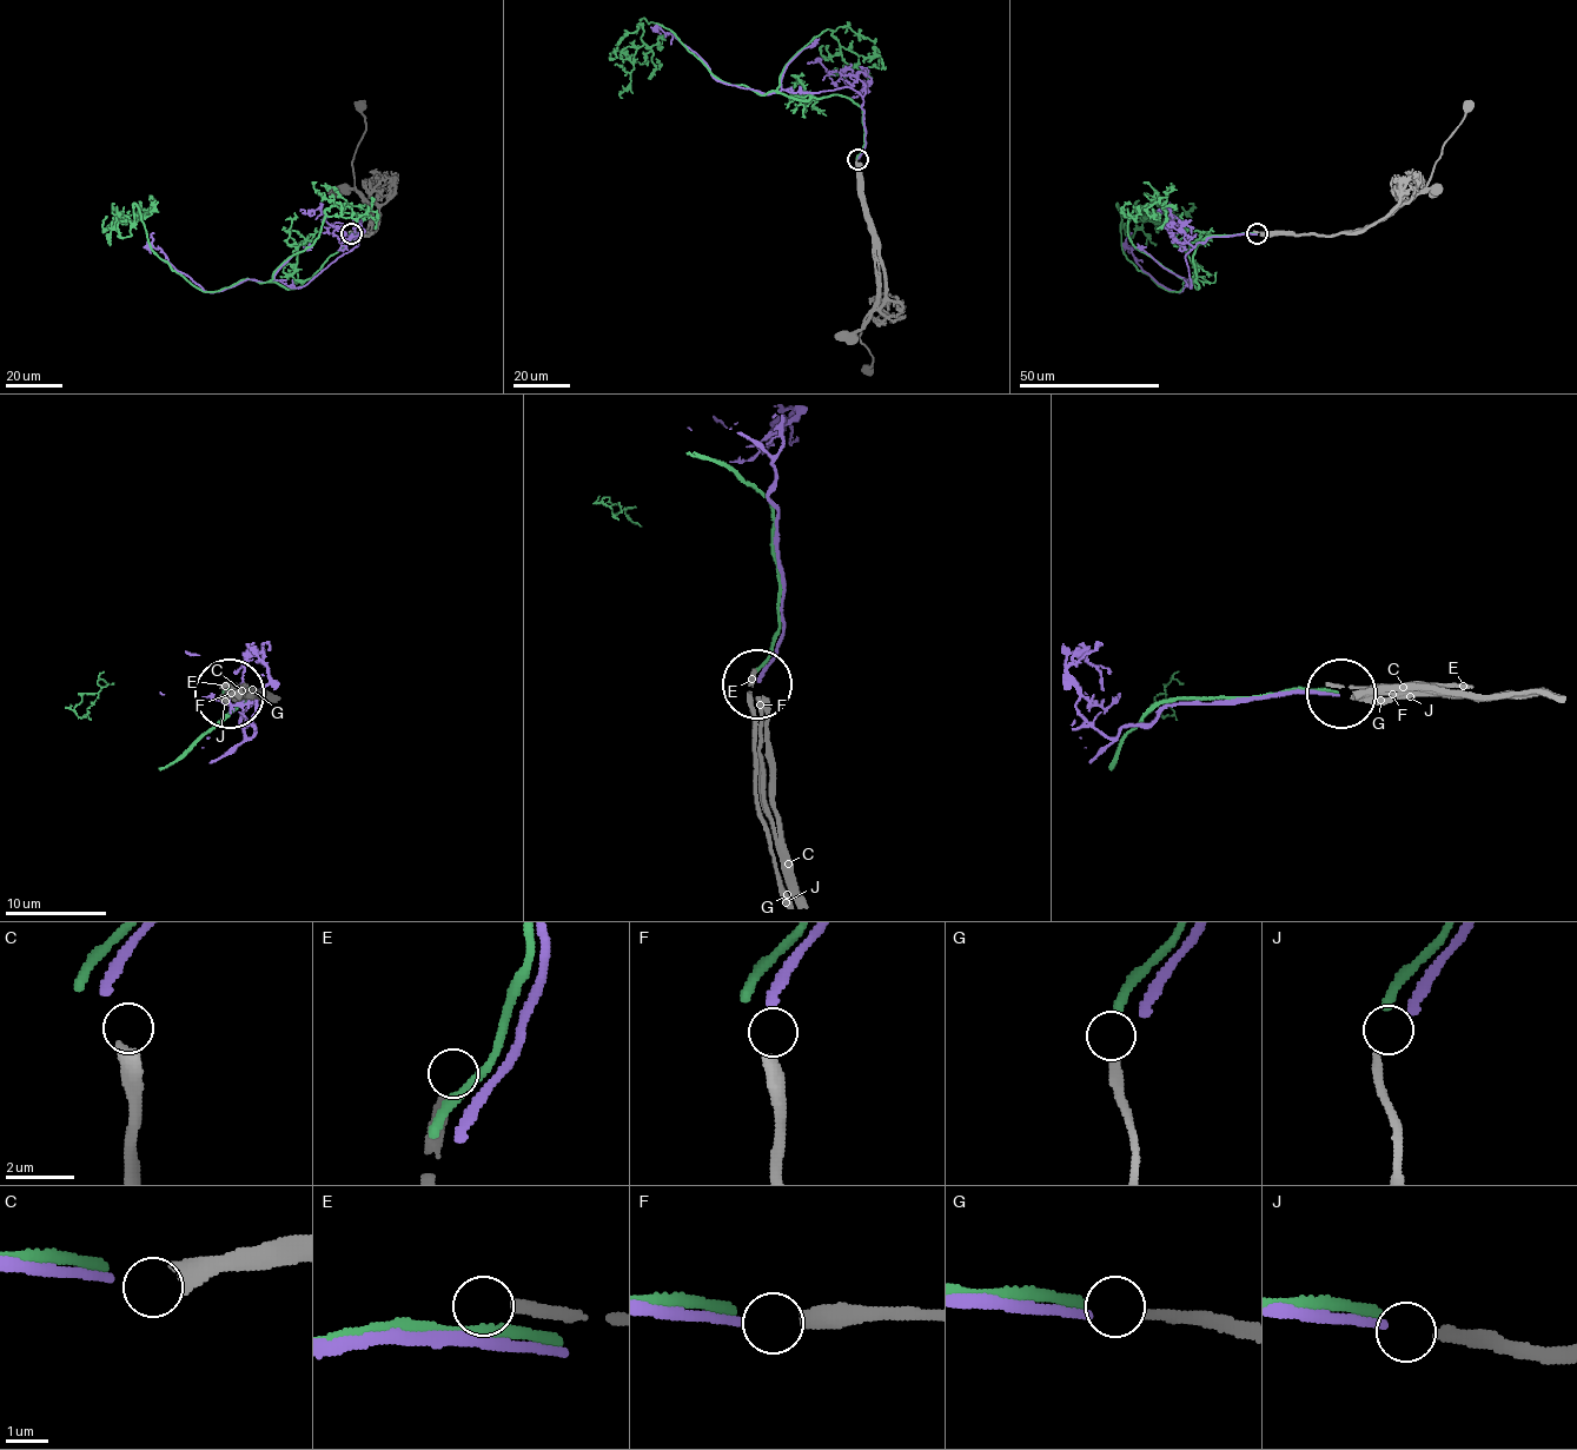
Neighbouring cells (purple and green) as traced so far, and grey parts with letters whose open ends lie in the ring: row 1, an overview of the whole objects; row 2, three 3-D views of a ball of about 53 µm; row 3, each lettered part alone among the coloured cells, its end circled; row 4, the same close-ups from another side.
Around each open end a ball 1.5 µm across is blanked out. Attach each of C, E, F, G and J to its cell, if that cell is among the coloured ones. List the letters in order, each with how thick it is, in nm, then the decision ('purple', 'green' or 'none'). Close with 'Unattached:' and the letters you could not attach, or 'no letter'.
C: 550 nm | none
E: 360 nm | none
F: 440 nm | purple
G: 280 nm | green
J: 260 nm | none
Unattached: C, E, J

